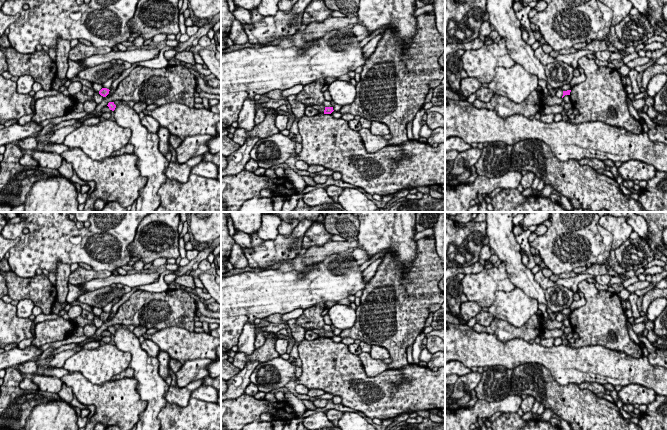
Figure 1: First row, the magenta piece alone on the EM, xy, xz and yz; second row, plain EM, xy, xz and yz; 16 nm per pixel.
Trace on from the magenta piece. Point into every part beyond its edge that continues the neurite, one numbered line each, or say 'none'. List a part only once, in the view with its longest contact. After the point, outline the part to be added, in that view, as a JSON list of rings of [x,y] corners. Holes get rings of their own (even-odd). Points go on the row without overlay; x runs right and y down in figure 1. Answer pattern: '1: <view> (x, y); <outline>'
none

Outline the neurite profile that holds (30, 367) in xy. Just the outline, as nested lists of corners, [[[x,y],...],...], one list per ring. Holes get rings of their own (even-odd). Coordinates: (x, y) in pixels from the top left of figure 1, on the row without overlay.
[[[30,360],[19,365],[19,371],[21,374],[36,374],[37,373],[36,361]]]

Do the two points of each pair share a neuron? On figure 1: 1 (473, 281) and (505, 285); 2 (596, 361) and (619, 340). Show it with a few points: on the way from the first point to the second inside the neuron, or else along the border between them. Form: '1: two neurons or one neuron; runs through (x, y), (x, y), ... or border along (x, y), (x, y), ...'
1: one neuron; runs through (481, 282), (497, 282)
2: two neurons; border along (587, 344), (601, 344), (623, 351), (632, 357)

